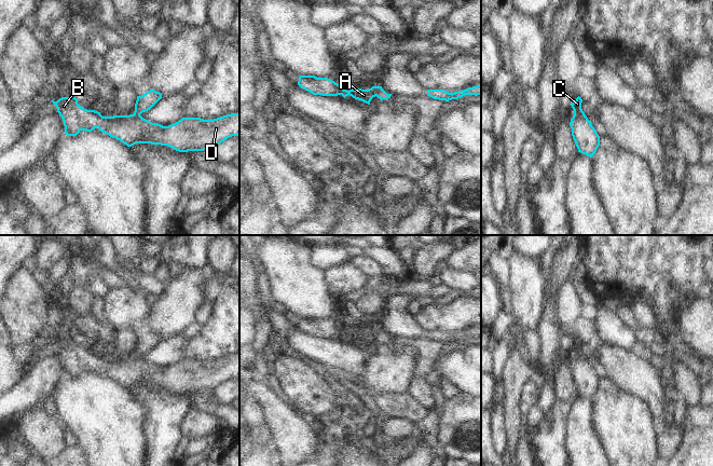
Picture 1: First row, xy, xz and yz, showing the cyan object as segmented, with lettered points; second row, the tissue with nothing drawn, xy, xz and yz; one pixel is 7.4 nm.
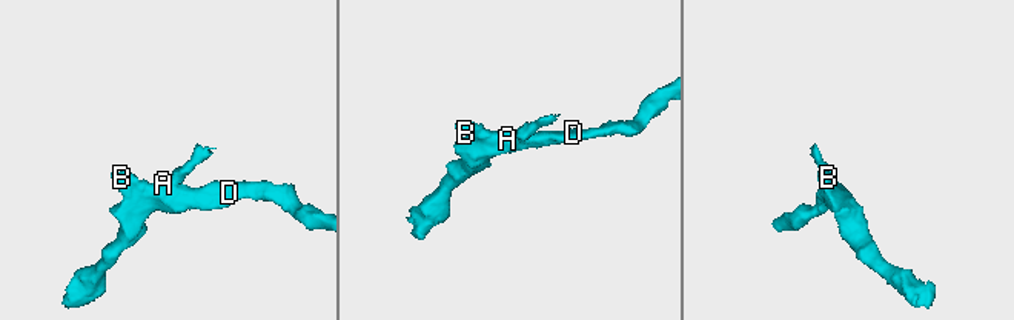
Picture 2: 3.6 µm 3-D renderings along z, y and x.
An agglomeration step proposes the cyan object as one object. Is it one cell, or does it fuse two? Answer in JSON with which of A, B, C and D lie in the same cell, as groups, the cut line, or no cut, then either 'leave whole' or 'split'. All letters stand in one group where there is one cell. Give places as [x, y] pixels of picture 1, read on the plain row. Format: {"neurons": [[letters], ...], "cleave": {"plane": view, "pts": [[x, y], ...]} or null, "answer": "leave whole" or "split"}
{"neurons": [["A", "B", "D"], ["C"]], "cleave": {"plane": "xz", "pts": [[381, 328], [376, 330], [375, 337]]}, "answer": "split"}

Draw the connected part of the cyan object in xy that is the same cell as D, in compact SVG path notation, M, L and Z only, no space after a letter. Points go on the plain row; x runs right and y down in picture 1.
M76 339L51 343L64 362L67 378L77 378L81 372L92 373L98 369L127 388L151 385L168 387L179 394L204 393L239 376L239 355L214 361L182 359L172 367L163 368L136 356L102 358L98 353L81 348Z

